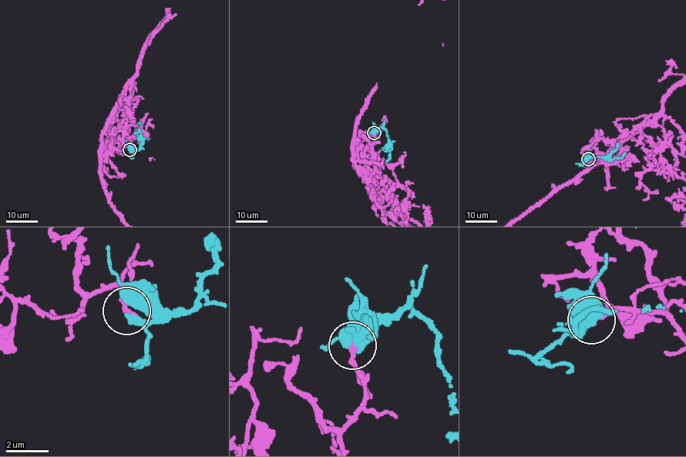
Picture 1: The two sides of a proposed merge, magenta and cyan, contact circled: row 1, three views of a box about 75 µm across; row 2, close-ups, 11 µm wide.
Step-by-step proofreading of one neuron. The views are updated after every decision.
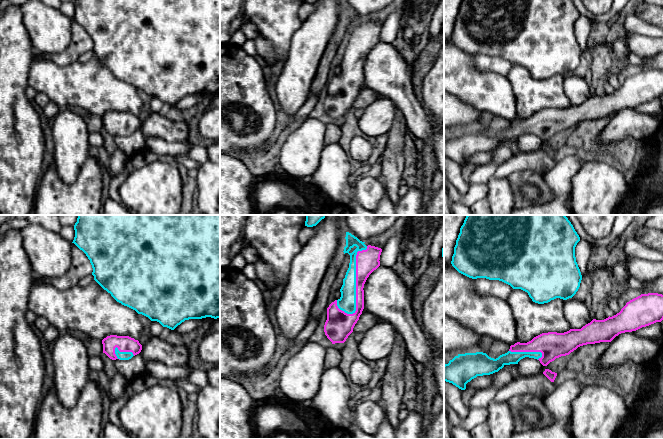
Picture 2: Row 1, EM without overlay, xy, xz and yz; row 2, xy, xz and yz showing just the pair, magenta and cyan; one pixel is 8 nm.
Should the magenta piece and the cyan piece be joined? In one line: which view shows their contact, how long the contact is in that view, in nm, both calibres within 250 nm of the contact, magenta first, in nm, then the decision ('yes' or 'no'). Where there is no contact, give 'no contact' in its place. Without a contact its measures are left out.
meets magenta in xz; contact 600 nm long; 180 nm thick on the magenta side, 140 nm on the other; yes

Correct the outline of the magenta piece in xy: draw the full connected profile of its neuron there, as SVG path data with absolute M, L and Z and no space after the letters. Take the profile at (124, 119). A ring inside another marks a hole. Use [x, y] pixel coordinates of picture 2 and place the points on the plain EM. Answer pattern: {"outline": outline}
{"outline": "M110 111L102 116L102 120L103 129L112 136L129 136L142 126L139 117L129 112Z"}

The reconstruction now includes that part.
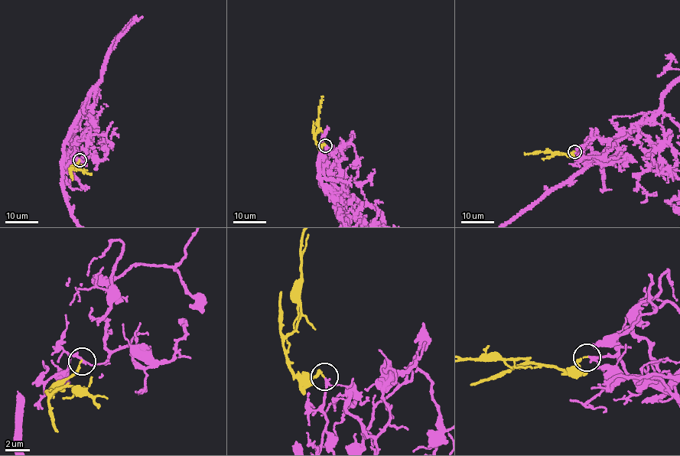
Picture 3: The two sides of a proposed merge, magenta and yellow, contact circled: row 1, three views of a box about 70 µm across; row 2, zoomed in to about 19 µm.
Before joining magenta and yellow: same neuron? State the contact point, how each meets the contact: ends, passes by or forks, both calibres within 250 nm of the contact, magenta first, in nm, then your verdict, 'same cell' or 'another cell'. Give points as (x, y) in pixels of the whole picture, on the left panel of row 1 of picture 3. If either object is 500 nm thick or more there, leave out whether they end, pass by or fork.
place (79, 160); magenta passes by; yellow ends; calibres 180 and 140 nm; same cell

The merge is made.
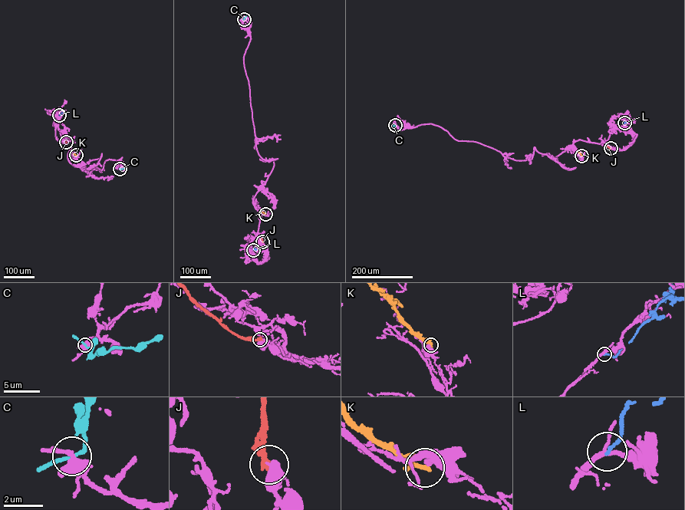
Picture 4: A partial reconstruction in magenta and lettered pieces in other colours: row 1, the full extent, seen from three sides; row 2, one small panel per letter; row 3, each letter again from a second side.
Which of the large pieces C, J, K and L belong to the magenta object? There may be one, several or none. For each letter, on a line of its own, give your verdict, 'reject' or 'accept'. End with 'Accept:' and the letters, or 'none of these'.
C: reject
J: reject
K: reject
L: reject
Accept: none of these

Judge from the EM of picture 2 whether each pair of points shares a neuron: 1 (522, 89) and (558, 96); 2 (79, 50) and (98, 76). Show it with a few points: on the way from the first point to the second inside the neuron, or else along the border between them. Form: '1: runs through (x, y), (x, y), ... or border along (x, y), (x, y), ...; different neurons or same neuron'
1: runs through (531, 94), (549, 94); same neuron
2: border along (77, 60), (66, 65), (57, 65), (54, 62); different neurons

